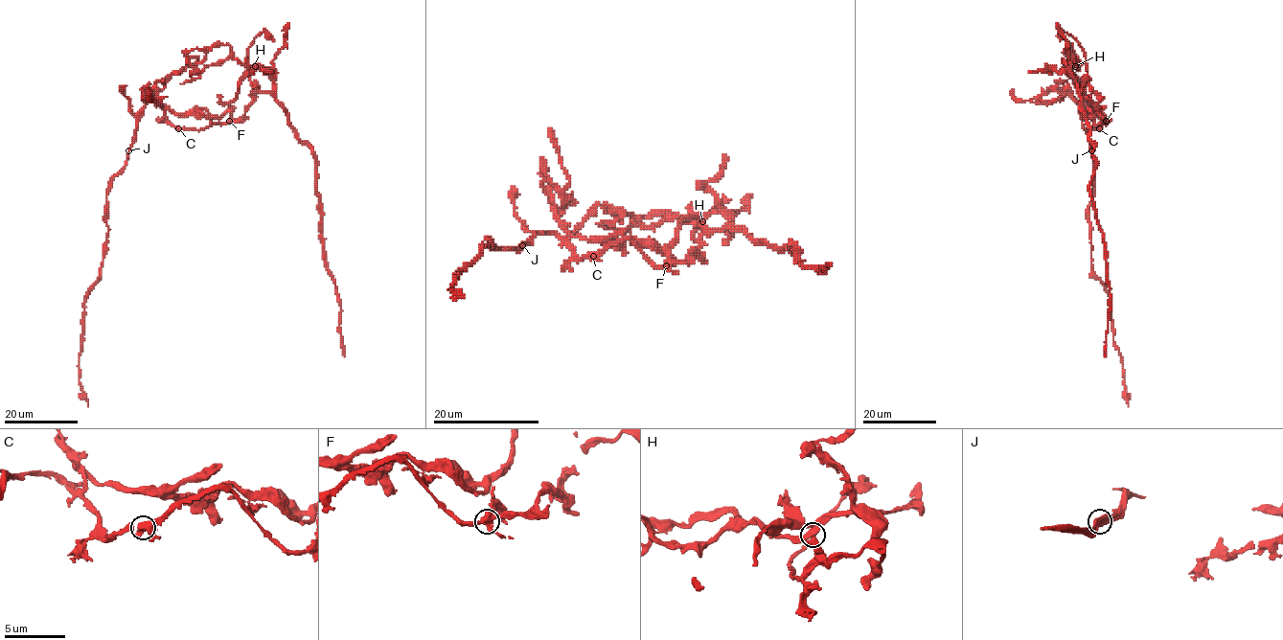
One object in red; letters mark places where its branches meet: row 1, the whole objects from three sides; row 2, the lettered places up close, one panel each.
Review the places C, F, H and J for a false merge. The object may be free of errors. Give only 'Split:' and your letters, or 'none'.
Split: F

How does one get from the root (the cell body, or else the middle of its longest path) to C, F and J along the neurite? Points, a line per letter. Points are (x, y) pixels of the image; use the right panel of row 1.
C: (1088, 116), (1094, 122), (1087, 129), (1099, 128)
F: (1088, 116), (1094, 120), (1094, 125), (1106, 123), (1106, 120)
J: (1088, 116), (1084, 99), (1082, 123), (1091, 150)

